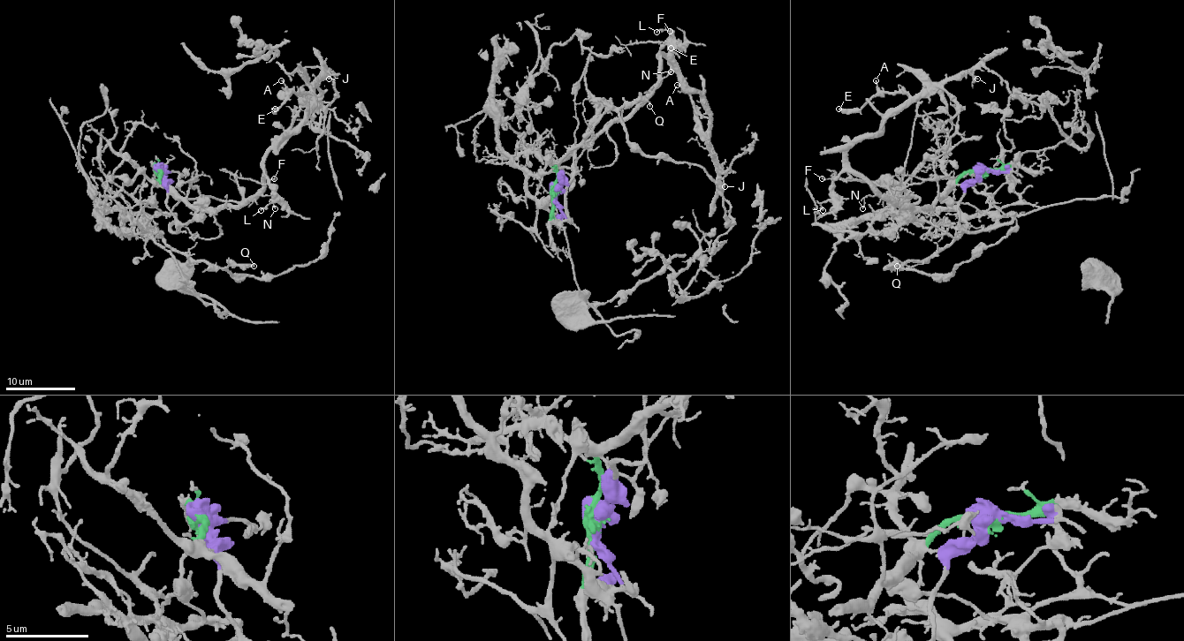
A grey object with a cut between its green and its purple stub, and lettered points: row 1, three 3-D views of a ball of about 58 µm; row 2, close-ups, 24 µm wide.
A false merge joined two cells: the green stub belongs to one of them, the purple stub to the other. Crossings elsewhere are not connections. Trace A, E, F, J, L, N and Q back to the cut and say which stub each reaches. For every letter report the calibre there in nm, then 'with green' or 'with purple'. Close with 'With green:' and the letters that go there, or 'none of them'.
A: 140 nm thick; with green
E: 360 nm thick; with green
F: 140 nm thick; with green
J: 180 nm thick; with green
L: 190 nm thick; with green
N: 150 nm thick; with green
Q: 160 nm thick; with purple
With green: A, E, F, J, L, N

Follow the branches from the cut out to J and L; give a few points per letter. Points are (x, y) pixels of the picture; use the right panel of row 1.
J: (982, 170), (967, 172), (930, 205), (898, 207), (847, 160), (856, 143), (911, 101), (967, 73), (977, 79)
L: (982, 170), (967, 172), (934, 204), (914, 207), (898, 207), (851, 172), (840, 174), (821, 204), (823, 210)

